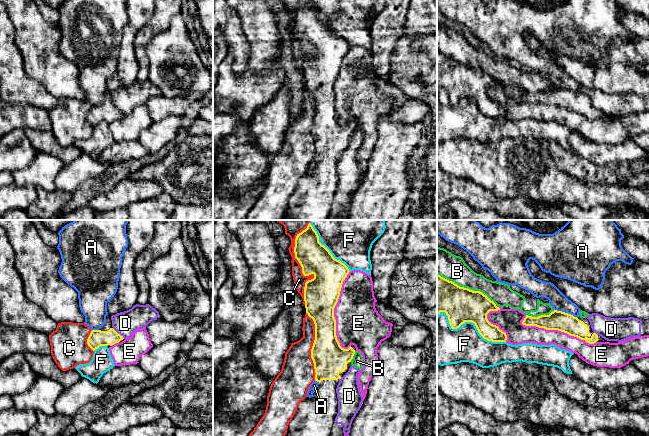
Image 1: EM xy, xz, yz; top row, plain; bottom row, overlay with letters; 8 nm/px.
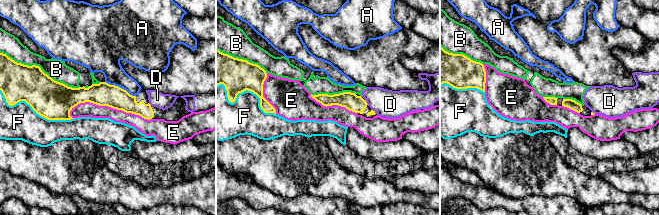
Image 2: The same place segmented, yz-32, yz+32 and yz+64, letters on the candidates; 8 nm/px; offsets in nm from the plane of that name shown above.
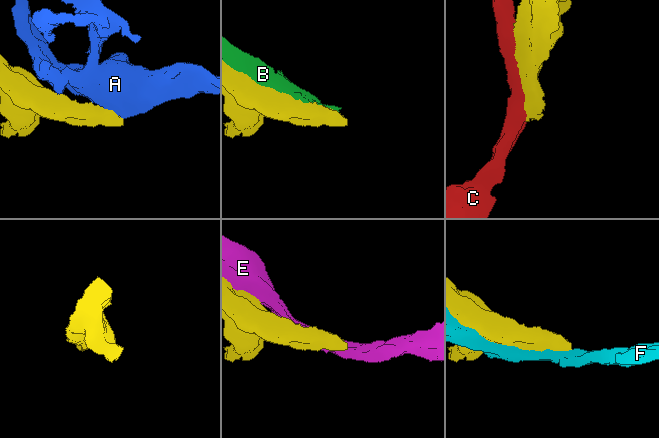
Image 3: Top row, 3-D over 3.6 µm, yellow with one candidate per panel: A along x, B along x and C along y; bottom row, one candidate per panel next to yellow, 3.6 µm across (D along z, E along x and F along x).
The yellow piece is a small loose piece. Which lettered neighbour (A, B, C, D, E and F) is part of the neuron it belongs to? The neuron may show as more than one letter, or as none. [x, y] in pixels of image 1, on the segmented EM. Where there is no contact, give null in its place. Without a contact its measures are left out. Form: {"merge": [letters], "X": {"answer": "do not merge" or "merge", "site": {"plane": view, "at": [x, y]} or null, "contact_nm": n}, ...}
{"merge": [], "A": {"answer": "do not merge", "site": {"plane": "yz", "at": [566, 313]}, "contact_nm": 200}, "B": {"answer": "do not merge", "site": {"plane": "yz", "at": [467, 288]}, "contact_nm": 550}, "C": {"answer": "do not merge", "site": {"plane": "xz", "at": [302, 268]}, "contact_nm": 650}, "D": {"answer": "do not merge", "site": {"plane": "xy", "at": [117, 333]}, "contact_nm": 130}, "E": {"answer": "do not merge", "site": {"plane": "xz", "at": [333, 310]}, "contact_nm": 650}, "F": {"answer": "do not merge", "site": {"plane": "yz", "at": [469, 321]}, "contact_nm": 600}}

